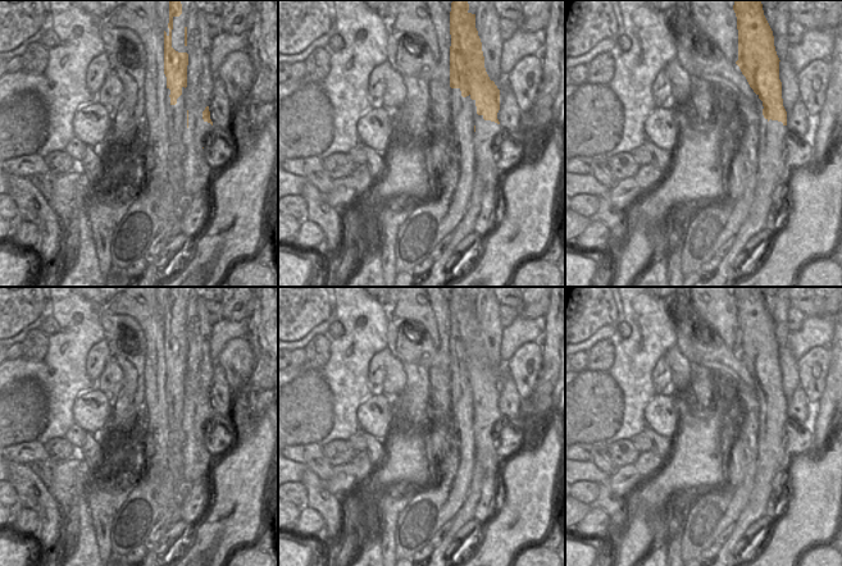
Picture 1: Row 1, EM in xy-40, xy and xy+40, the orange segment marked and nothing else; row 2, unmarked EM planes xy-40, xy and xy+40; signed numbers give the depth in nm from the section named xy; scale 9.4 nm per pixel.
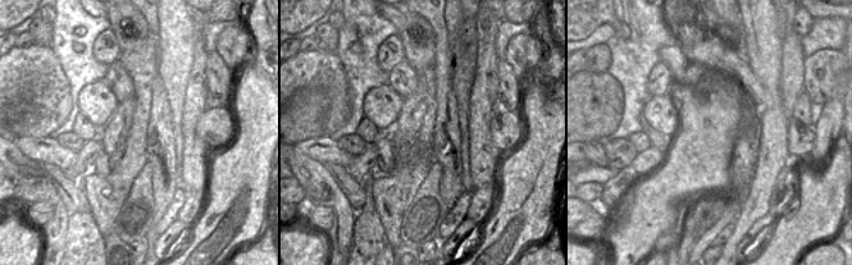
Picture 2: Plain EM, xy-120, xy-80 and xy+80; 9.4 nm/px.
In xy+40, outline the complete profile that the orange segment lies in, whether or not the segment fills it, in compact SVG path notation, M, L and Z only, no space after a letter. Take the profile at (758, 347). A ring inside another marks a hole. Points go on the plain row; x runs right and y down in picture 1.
M734 287L738 347L742 361L756 380L759 400L757 469L748 503L734 522L731 538L722 546L713 566L737 566L733 551L746 530L766 512L772 480L792 462L784 448L784 424L788 417L783 393L779 344L773 318L764 302L763 287Z

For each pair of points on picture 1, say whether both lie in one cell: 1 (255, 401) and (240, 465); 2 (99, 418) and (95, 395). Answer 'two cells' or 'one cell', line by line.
1: two cells
2: one cell

